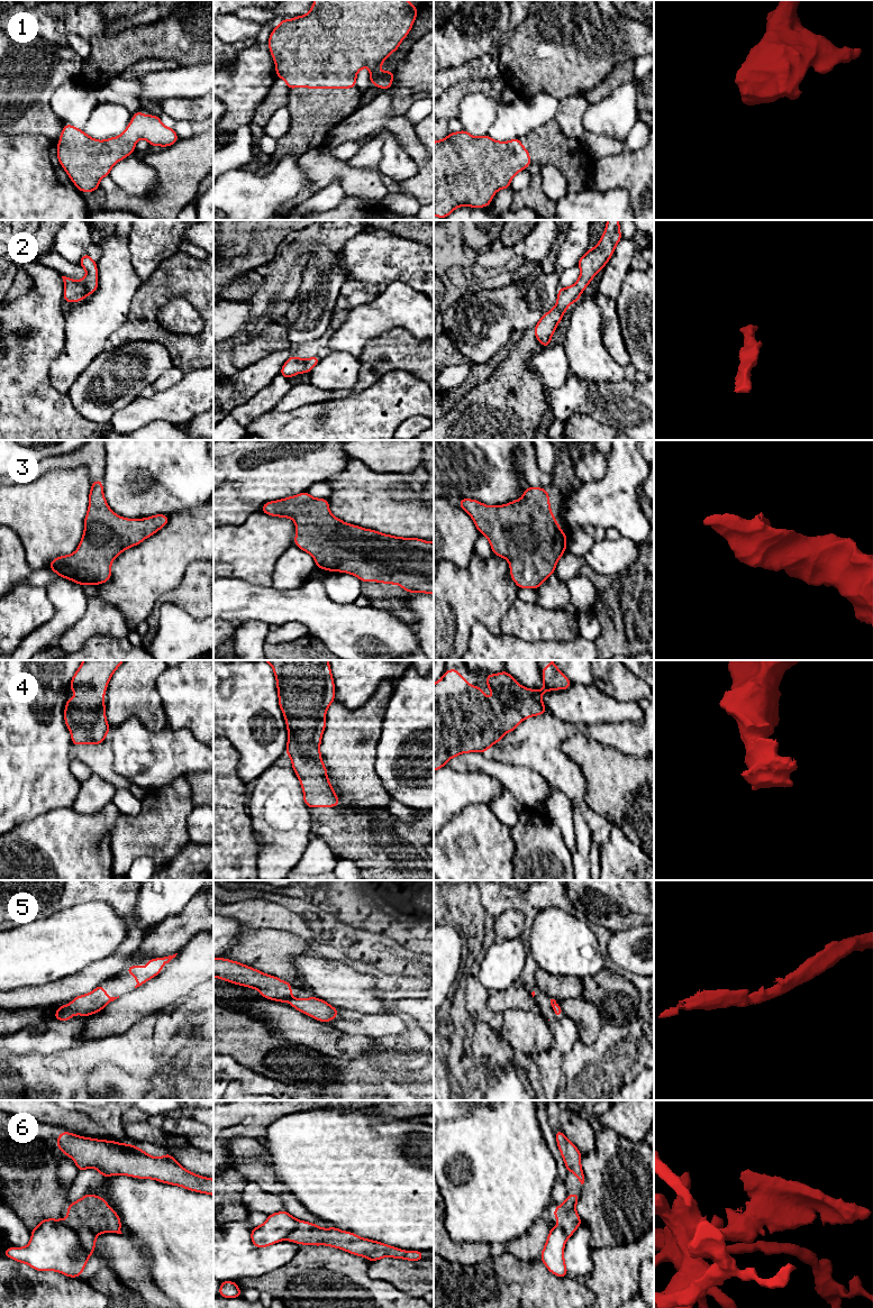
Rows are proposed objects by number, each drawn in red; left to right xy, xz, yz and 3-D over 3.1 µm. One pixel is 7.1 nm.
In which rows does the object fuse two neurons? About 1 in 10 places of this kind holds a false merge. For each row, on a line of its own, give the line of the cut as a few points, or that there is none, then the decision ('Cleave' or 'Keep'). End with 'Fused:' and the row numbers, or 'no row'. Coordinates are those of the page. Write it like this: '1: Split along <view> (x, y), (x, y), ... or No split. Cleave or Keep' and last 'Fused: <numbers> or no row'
1: No split. Keep
2: No split. Keep
3: No split. Keep
4: No split. Keep
5: No split. Keep
6: Split along xy (56, 1220), (67, 1225), (76, 1234), (89, 1254). Cleave
Fused: 6

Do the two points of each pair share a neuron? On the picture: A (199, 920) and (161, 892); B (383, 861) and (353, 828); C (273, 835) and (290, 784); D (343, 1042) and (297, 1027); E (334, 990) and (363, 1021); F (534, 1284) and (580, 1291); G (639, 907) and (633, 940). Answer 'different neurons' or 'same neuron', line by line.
A: different neurons
B: same neuron
C: same neuron
D: same neuron
E: different neurons
F: same neuron
G: different neurons

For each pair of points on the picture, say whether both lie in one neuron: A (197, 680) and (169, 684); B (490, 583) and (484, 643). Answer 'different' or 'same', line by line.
A: same
B: different

